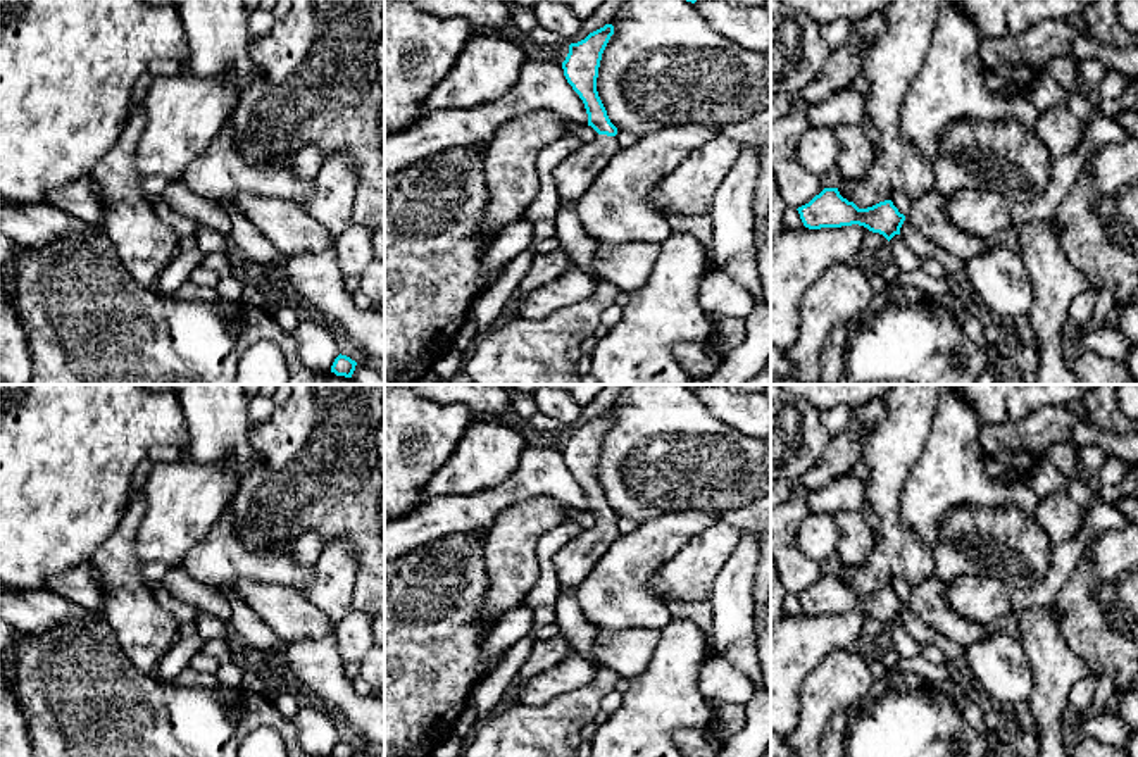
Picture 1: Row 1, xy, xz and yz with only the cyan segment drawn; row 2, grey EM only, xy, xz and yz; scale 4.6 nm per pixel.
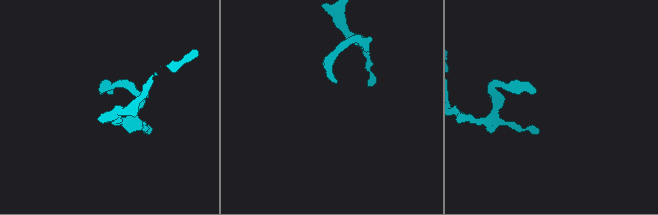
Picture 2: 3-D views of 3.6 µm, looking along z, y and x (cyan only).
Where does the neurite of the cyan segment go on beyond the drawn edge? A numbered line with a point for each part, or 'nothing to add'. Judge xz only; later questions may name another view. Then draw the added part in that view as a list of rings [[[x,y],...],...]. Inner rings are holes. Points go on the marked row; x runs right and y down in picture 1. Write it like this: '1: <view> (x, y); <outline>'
1: xz (575, 175); [[[597,135],[581,141],[553,171],[560,197],[574,205],[619,150],[616,136]]]

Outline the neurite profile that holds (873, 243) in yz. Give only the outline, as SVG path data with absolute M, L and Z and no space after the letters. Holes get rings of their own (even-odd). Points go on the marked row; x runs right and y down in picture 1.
M872 231L866 235L862 247L864 259L874 259L885 248L888 248L888 240L883 235Z

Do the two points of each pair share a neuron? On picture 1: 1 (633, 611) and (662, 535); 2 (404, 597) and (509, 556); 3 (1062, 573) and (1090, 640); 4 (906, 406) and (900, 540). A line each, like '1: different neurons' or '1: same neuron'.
1: same neuron
2: different neurons
3: different neurons
4: same neuron

